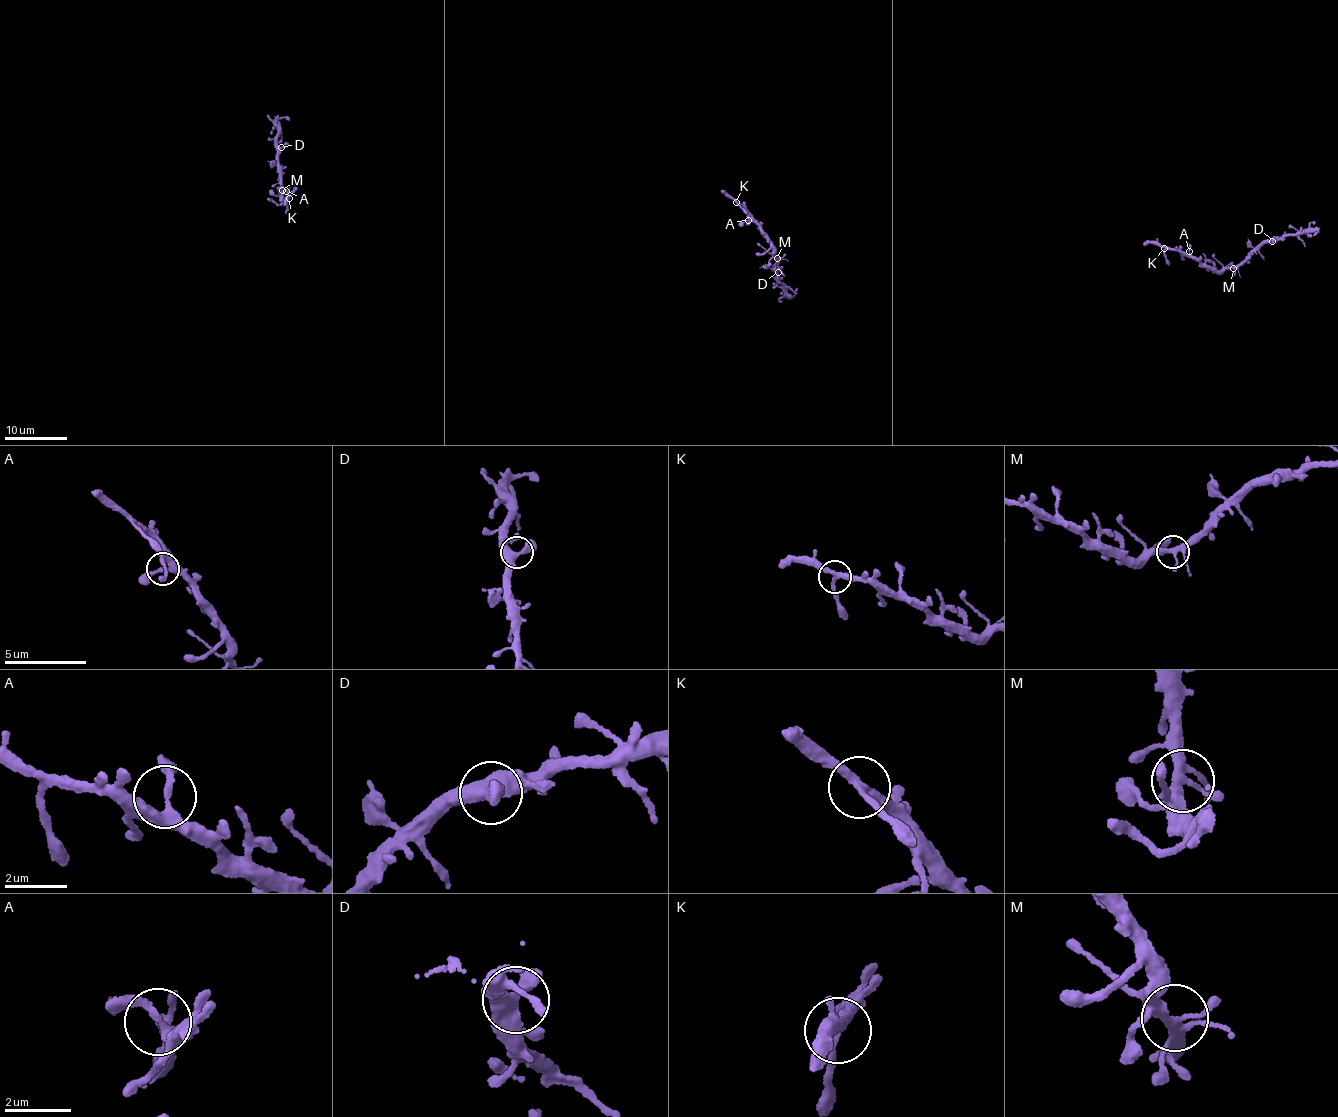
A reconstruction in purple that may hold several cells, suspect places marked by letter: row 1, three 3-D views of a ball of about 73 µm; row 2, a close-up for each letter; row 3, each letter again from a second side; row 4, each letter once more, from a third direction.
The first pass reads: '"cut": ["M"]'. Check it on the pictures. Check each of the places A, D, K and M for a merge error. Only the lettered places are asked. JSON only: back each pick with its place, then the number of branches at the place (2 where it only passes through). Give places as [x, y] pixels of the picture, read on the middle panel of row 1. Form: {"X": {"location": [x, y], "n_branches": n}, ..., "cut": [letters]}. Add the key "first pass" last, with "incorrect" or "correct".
{"cut": [], "first pass": "incorrect"}

